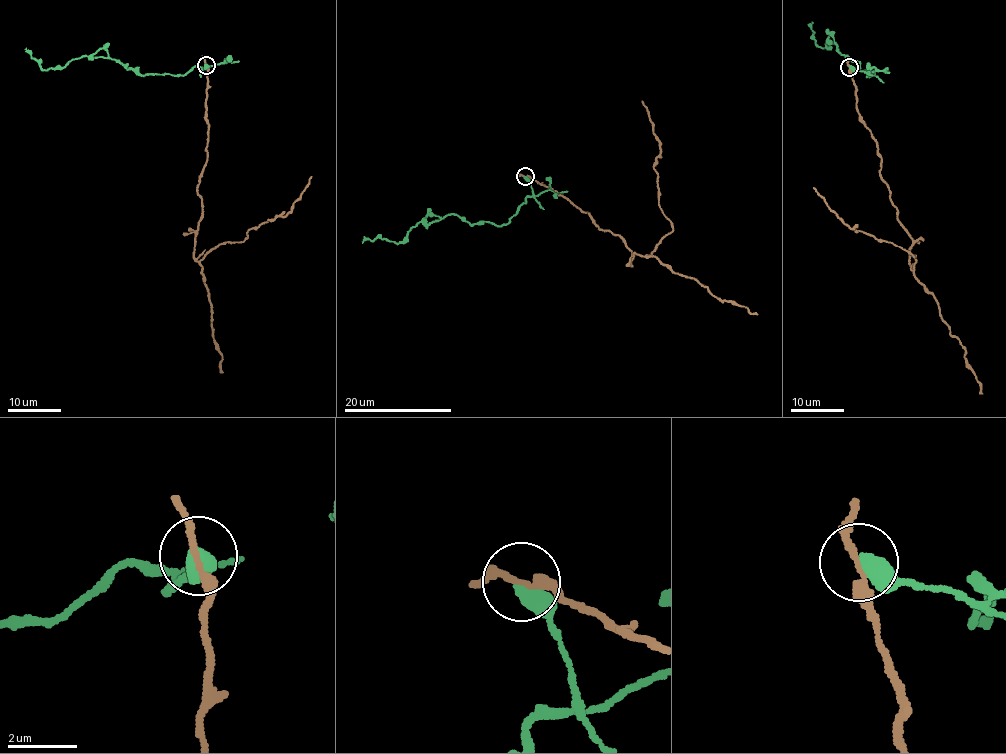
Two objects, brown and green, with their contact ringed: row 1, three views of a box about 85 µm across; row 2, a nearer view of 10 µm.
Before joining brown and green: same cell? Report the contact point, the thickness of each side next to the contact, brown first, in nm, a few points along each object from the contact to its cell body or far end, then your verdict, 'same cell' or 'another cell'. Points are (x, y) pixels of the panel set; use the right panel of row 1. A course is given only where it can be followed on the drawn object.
place (849, 67); calibres 190 and 550 nm; course brown (849, 66), (859, 120), (871, 132), (879, 175), (912, 240), (910, 266), (916, 262), (845, 224), (814, 187); course green (849, 66), (874, 74), (857, 68), (827, 39), (828, 47), (820, 47), (813, 22); another cell

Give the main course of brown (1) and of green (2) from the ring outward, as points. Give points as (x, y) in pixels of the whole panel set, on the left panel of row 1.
1: (205, 65), (207, 162), (198, 186), (202, 212), (195, 258), (243, 240), (248, 230), (290, 212), (311, 176)
2: (205, 65), (183, 74), (138, 74), (115, 61), (86, 55), (43, 70), (25, 48)

